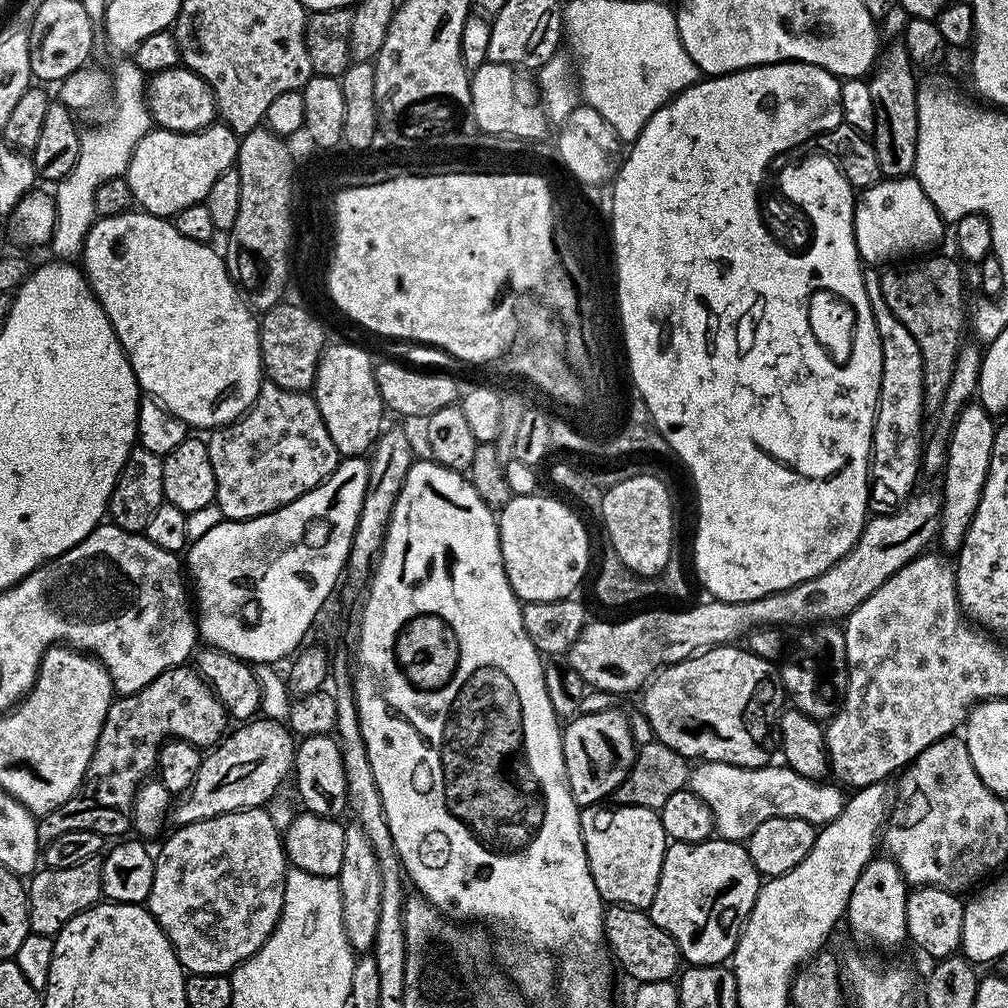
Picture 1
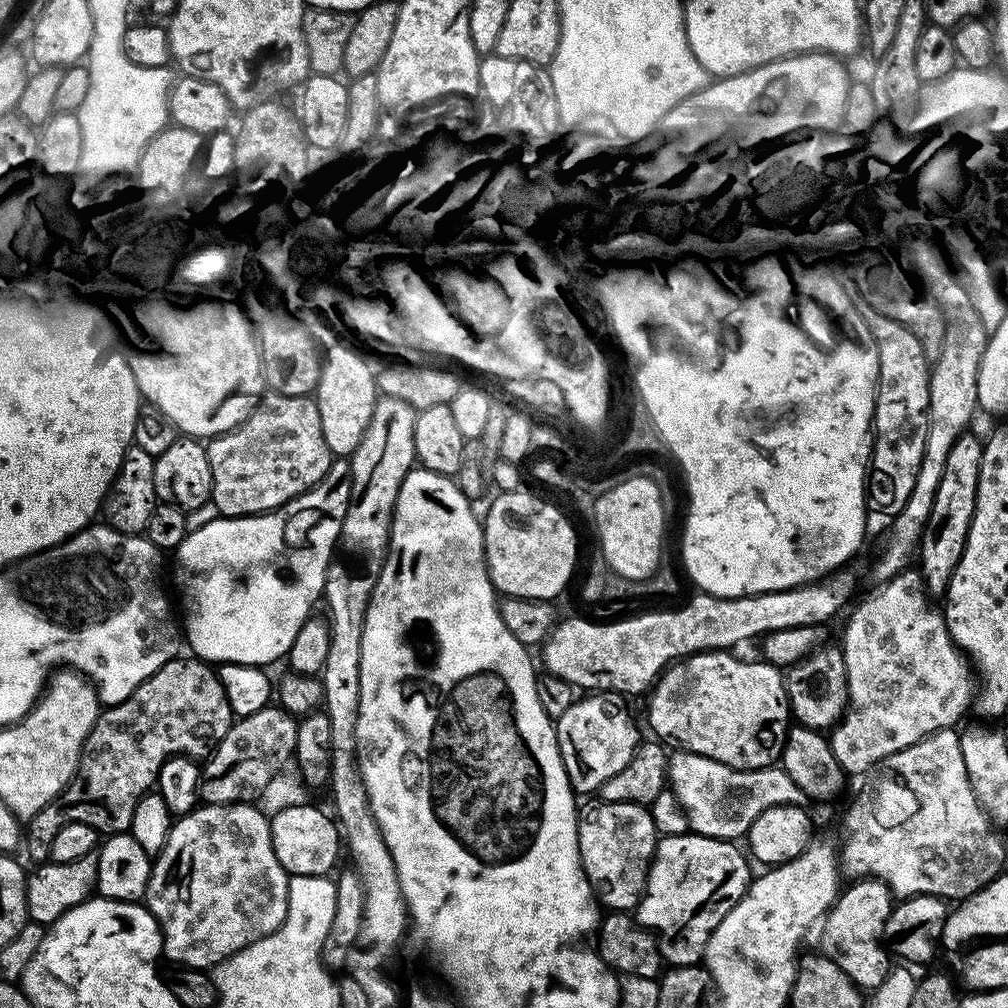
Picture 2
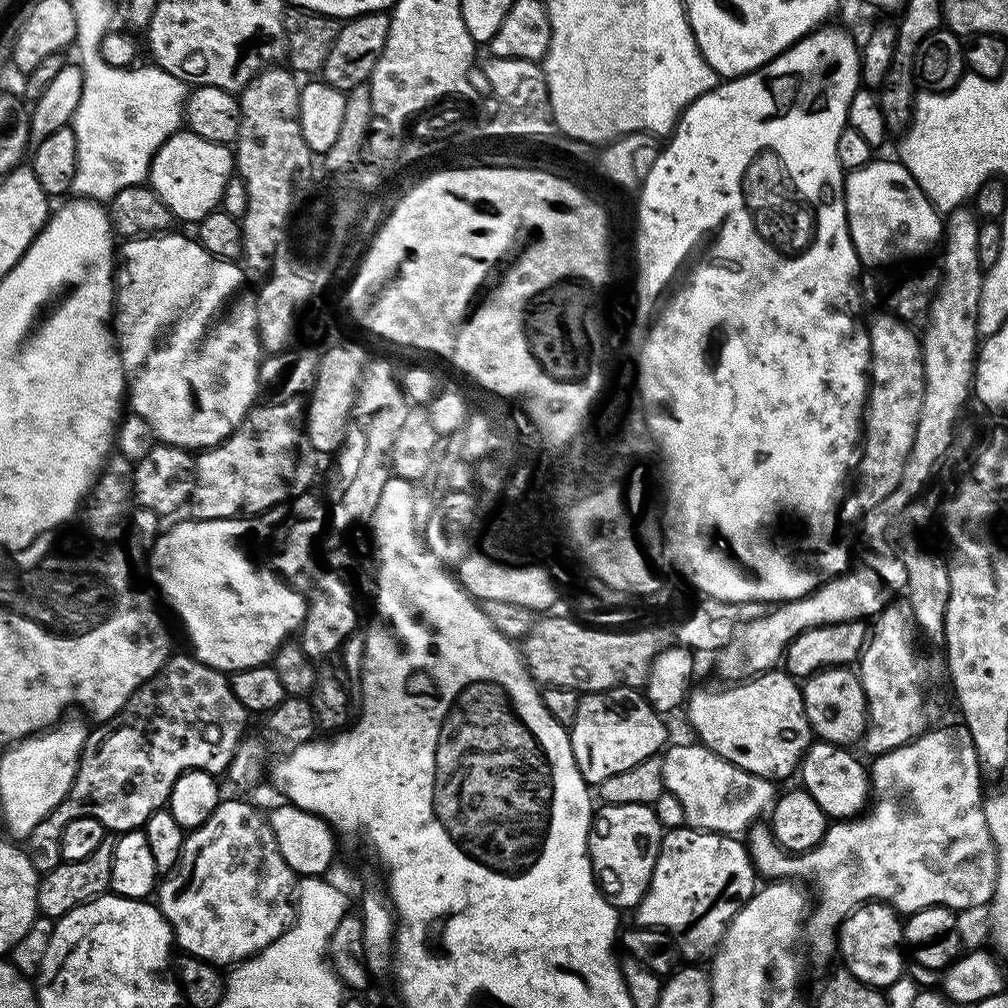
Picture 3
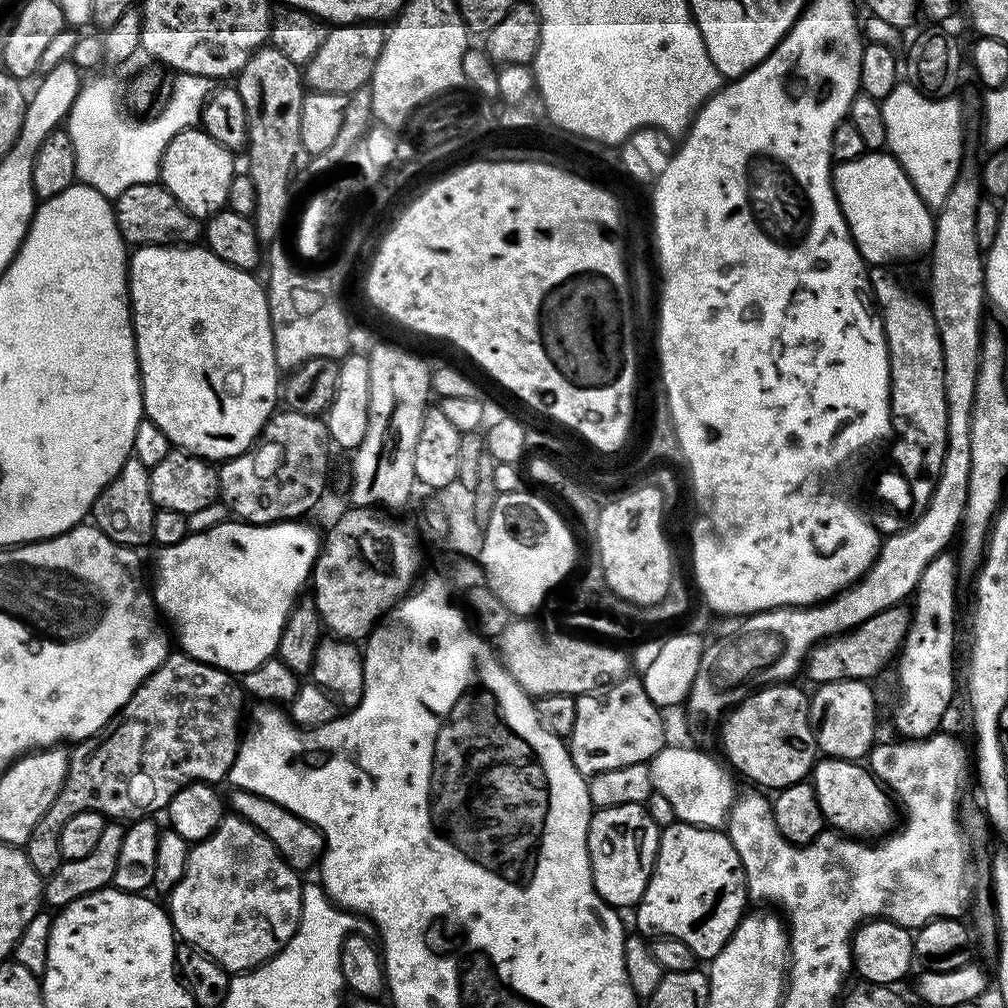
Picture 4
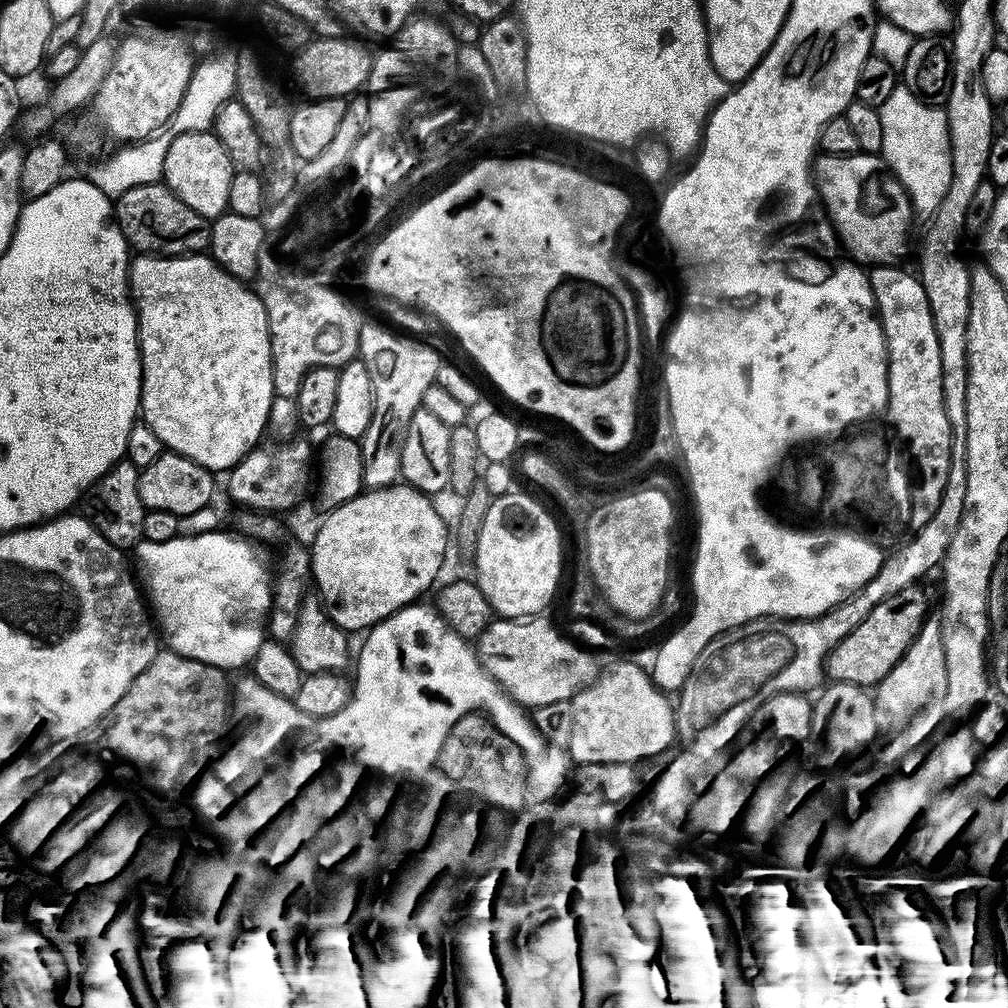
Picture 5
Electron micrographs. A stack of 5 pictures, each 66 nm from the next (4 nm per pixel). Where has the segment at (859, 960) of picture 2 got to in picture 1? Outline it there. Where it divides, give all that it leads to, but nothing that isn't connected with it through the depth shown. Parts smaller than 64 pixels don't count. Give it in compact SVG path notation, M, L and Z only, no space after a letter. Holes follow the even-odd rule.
M873 858L862 870L858 882L854 882L854 890L850 894L846 924L849 924L860 936L873 940L876 944L885 944L892 948L895 944L908 940L908 923L906 910L910 885L900 872L900 867L890 858Z

